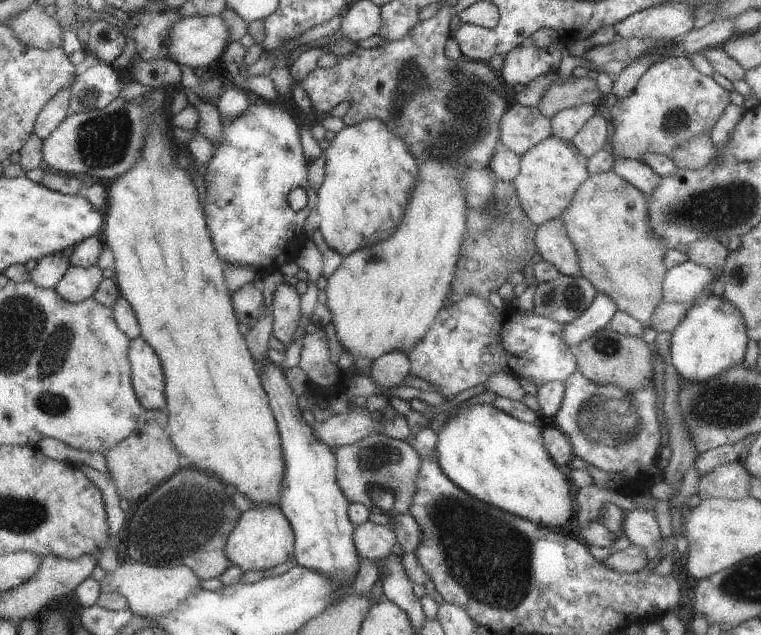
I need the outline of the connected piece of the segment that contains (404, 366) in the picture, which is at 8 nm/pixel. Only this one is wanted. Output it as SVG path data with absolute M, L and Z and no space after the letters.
M401 351L382 354L379 358L372 360L368 368L368 377L381 390L401 386L407 374L410 374L408 360L405 353Z

